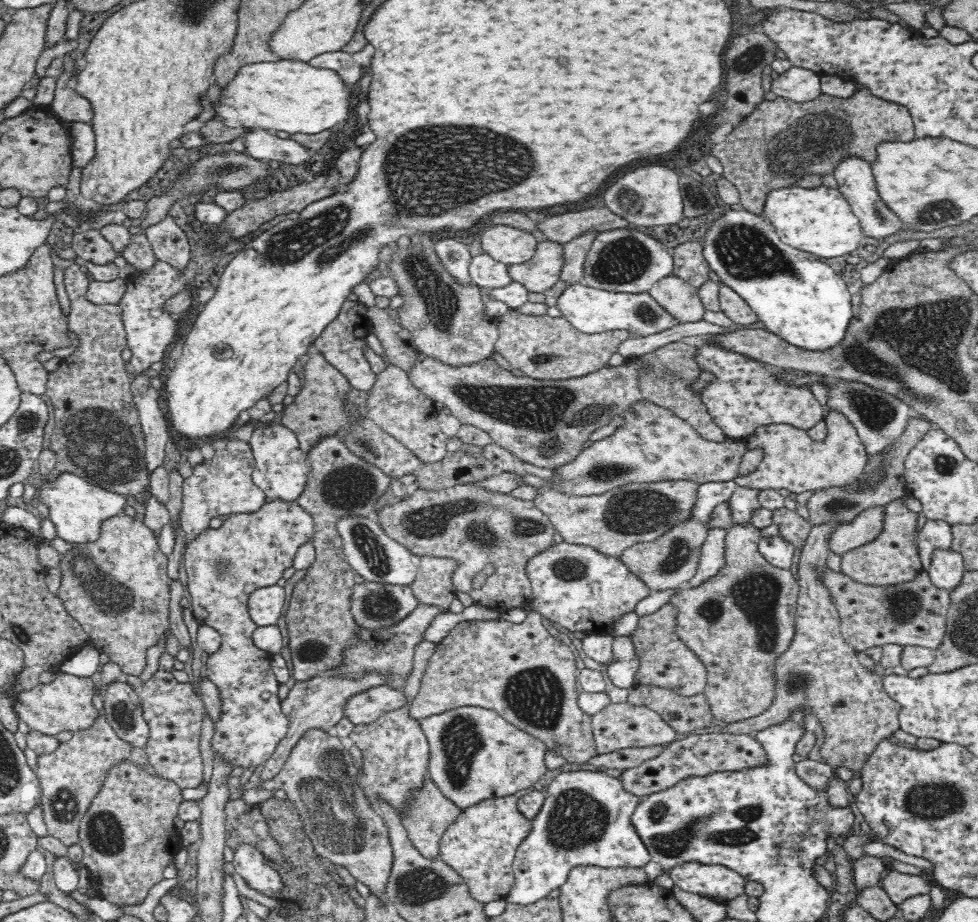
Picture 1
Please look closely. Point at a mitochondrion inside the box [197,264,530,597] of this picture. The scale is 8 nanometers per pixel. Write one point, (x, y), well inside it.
(348, 487)

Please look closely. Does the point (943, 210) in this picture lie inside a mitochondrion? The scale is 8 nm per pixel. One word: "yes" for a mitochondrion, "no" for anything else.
yes

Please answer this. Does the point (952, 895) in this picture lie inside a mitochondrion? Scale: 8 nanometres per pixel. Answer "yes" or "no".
no

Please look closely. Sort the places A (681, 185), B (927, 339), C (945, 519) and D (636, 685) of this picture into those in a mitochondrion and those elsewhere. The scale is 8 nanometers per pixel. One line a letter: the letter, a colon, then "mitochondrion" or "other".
A: other
B: mitochondrion
C: other
D: other

